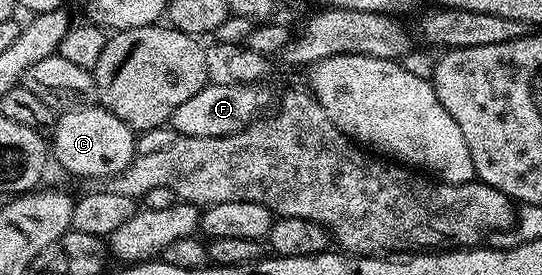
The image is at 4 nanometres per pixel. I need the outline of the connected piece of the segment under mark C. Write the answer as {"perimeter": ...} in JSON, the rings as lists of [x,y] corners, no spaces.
{"perimeter":[[[99,105],[74,107],[65,110],[56,120],[56,129],[50,136],[50,155],[64,171],[81,175],[84,179],[103,181],[122,173],[136,152],[137,136],[114,113]]]}

